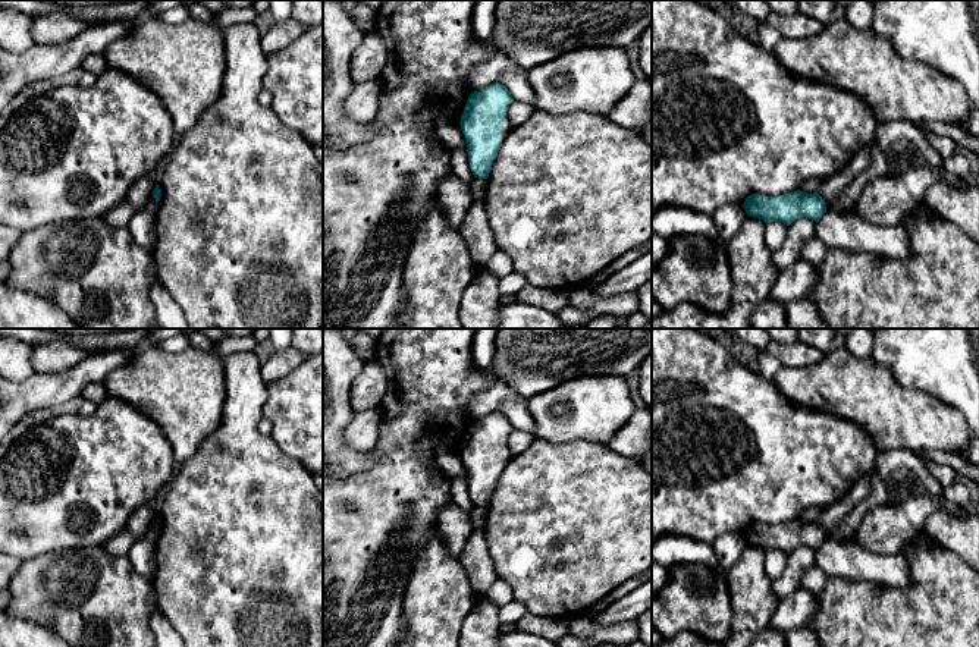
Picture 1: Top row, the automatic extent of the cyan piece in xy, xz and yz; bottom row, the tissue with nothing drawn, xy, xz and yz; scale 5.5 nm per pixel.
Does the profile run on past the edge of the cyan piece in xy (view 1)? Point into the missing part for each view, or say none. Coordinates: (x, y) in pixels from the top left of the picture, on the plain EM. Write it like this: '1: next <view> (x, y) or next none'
1: next none

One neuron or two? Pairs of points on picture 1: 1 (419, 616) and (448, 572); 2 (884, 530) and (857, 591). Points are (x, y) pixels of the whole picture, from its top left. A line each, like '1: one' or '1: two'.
1: one
2: two

